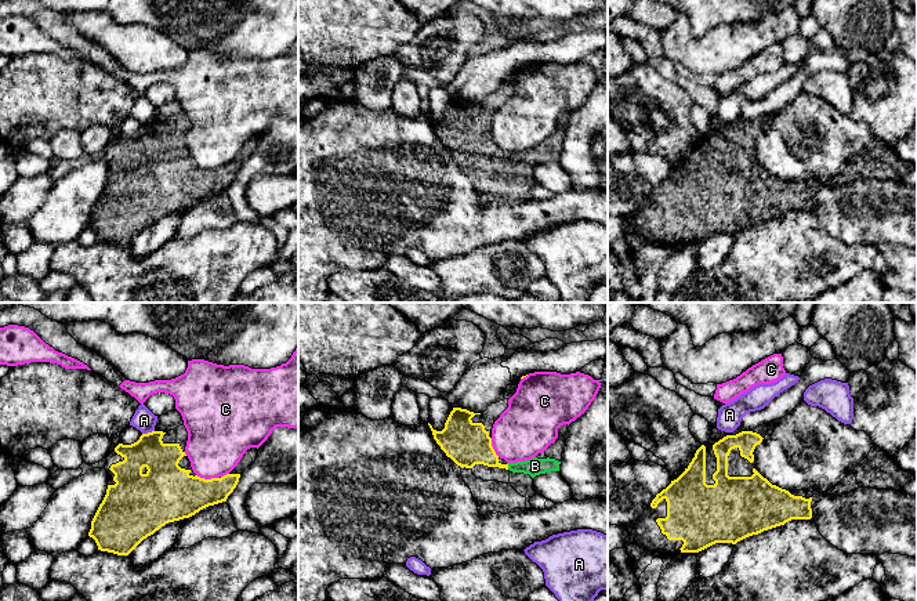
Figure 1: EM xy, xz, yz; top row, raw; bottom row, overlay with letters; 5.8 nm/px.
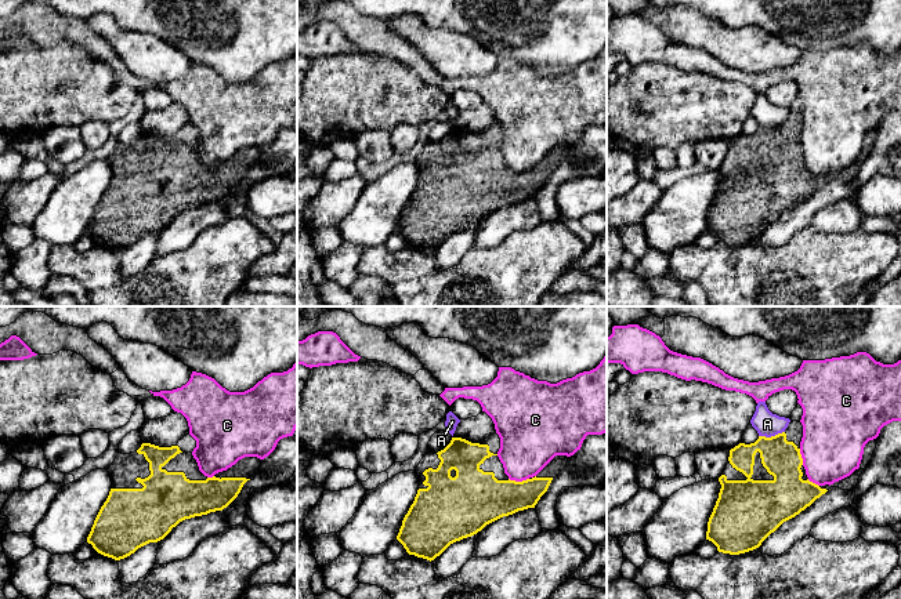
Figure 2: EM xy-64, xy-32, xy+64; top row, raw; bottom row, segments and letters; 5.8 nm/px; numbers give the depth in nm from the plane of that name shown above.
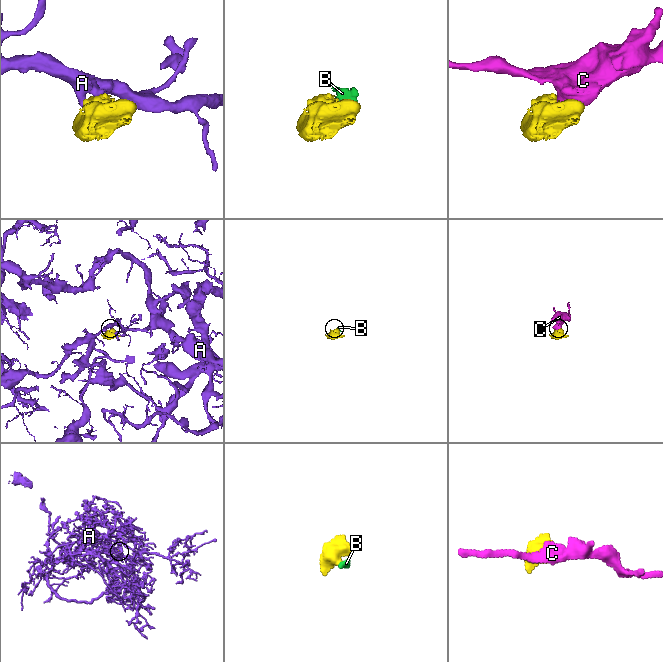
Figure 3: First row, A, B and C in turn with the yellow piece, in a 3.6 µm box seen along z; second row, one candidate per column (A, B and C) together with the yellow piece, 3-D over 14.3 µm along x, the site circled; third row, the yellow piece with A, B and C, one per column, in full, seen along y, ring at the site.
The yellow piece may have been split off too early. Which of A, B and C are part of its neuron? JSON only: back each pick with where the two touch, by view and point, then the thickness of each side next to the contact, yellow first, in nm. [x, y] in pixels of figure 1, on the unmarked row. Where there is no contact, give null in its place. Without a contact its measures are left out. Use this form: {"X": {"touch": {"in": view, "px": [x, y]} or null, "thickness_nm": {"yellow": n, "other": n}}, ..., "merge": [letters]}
{"B": {"touch": {"in": "xz", "px": [507, 156]}, "thickness_nm": {"yellow": 240, "other": 100}}, "merge": ["B"]}

